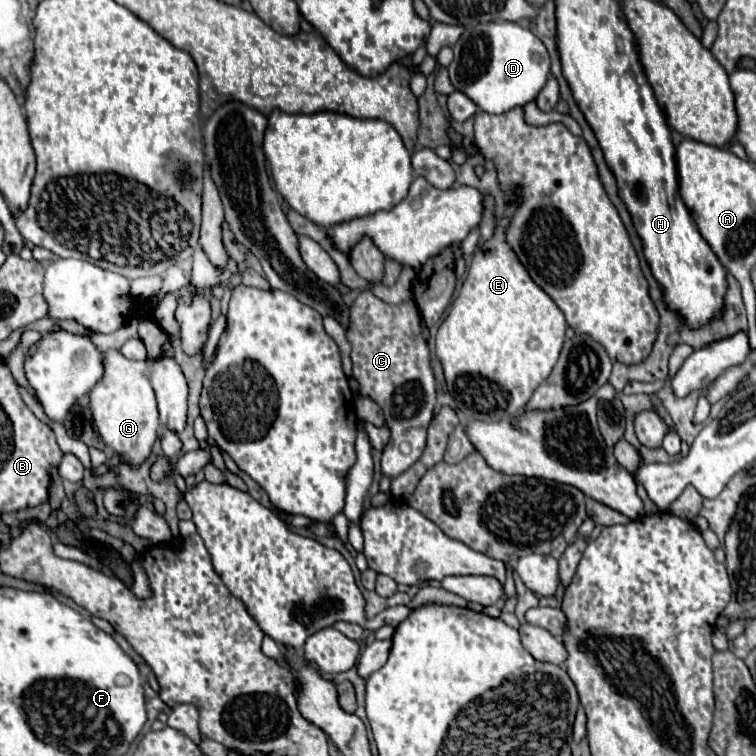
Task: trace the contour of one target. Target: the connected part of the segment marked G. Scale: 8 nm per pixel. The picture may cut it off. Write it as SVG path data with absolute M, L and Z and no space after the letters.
M108 350L104 354L104 376L90 392L90 408L94 414L94 424L106 446L118 452L122 460L130 462L130 468L140 468L140 464L148 460L160 428L146 362L128 360L118 350Z

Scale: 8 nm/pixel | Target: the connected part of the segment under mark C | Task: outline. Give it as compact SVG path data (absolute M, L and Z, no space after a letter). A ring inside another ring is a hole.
M362 292L352 306L350 320L352 374L360 384L360 394L378 402L384 412L386 426L390 428L390 444L382 452L382 474L396 478L422 456L426 446L426 428L436 404L430 352L412 302L388 306L372 292Z

